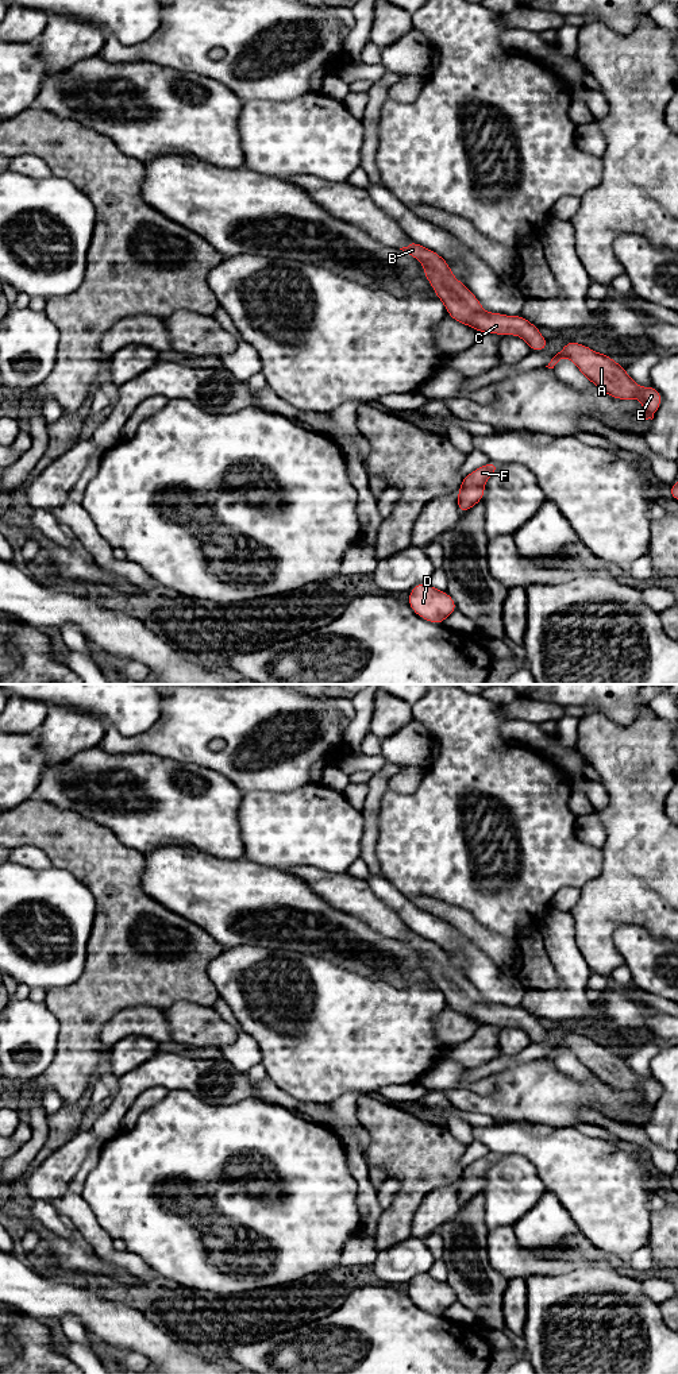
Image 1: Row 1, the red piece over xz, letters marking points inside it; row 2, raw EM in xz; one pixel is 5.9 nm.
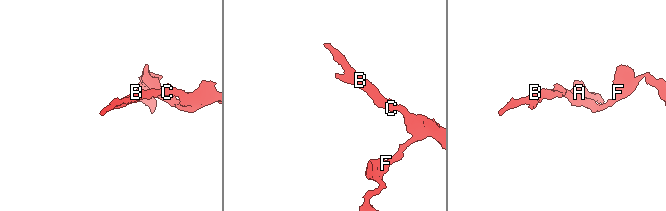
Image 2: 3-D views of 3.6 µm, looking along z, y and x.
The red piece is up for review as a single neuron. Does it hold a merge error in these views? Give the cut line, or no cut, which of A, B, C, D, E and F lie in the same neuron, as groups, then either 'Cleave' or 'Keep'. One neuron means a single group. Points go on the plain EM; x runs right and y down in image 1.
No split. Groups: A B C D E F. Keep

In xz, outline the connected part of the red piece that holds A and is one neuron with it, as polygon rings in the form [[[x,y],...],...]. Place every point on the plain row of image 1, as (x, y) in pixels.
[[[570,1031],[546,1057],[554,1057],[562,1050],[569,1049],[575,1054],[578,1061],[604,1084],[616,1091],[639,1089],[643,1095],[644,1104],[639,1112],[654,1109],[656,1100],[662,1095],[662,1085],[651,1076],[642,1078],[635,1074],[624,1057],[612,1051],[608,1045],[598,1045],[592,1039]]]

